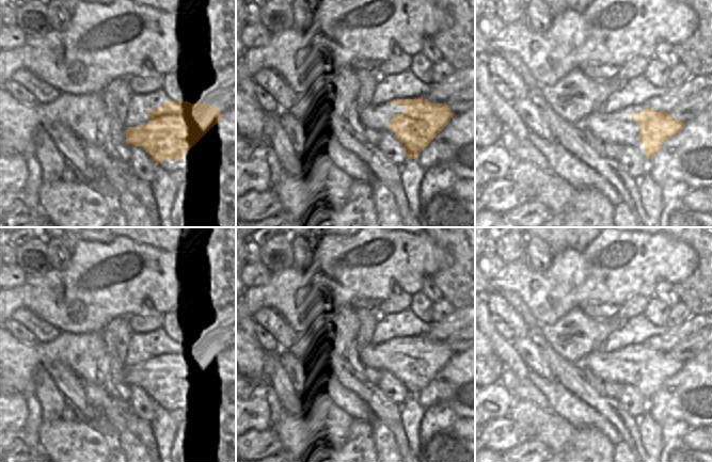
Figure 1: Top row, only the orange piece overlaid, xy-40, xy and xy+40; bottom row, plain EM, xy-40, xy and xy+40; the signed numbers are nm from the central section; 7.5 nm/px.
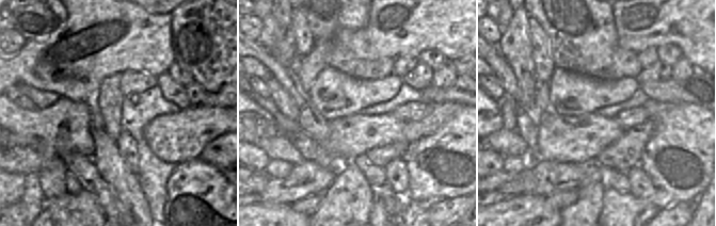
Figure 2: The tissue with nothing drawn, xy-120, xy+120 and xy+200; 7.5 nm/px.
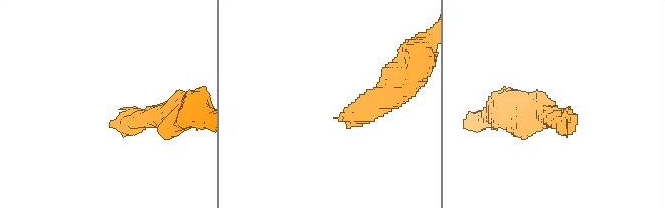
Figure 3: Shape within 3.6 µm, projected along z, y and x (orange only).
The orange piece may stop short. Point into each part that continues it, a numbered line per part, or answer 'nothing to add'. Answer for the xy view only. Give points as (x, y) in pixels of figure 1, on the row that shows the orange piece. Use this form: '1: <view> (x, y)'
1: xy (373, 121)

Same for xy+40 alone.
1: xy+40 (618, 127)

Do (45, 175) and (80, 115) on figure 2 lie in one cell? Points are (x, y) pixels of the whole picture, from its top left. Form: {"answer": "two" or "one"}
{"answer": "two"}

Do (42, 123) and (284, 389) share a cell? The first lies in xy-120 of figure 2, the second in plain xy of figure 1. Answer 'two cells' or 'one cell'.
two cells

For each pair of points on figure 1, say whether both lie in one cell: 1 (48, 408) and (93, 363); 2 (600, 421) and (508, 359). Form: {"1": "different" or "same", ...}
{"1": "different", "2": "same"}

